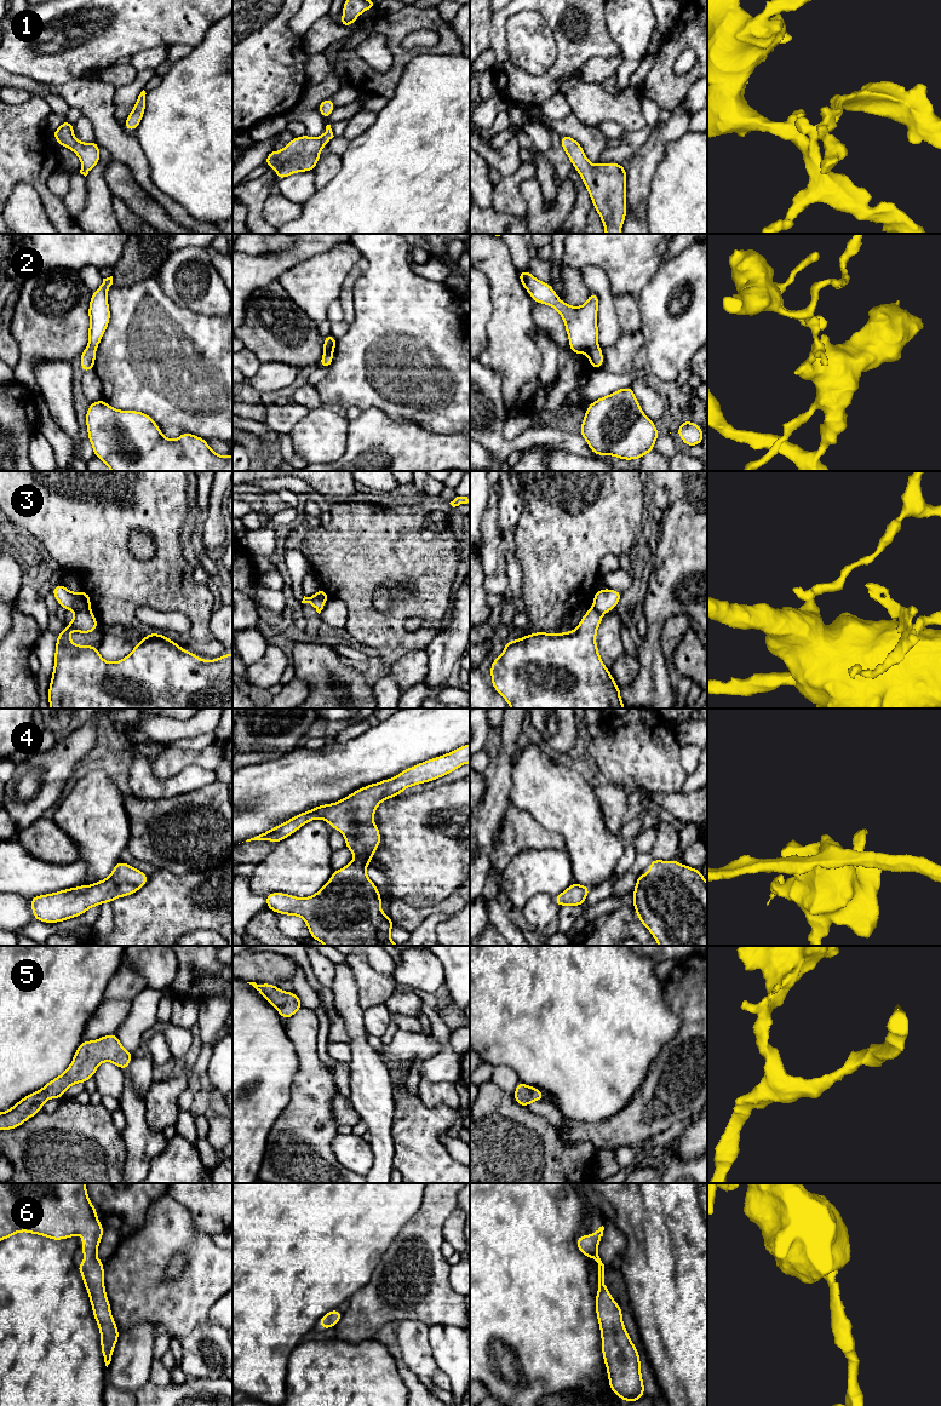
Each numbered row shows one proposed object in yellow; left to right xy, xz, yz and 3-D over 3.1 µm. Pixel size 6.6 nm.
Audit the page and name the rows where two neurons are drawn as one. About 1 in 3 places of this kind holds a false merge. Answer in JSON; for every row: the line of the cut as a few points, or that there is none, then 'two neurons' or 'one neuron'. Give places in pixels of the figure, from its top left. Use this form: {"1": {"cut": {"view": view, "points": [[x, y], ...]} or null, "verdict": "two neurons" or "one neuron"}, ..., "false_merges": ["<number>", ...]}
{"1": {"cut": null, "verdict": "one neuron"}, "2": {"cut": {"view": "yz", "points": [[597, 344], [587, 353]]}, "verdict": "two neurons"}, "3": {"cut": {"view": "xy", "points": [[90, 607], [75, 612]]}, "verdict": "two neurons"}, "4": {"cut": null, "verdict": "one neuron"}, "5": {"cut": null, "verdict": "one neuron"}, "6": {"cut": null, "verdict": "one neuron"}, "false_merges": ["2", "3"]}

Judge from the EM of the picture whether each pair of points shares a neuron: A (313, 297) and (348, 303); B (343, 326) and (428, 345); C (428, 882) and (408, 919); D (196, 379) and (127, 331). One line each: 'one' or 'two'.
A: two
B: two
C: two
D: one

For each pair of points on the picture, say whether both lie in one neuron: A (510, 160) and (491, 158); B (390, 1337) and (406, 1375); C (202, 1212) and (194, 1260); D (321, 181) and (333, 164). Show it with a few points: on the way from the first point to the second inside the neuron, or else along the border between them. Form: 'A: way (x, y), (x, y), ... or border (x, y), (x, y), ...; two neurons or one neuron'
A: way (505, 160), (495, 159); one neuron
B: way (392, 1347), (400, 1365); one neuron
C: border (185, 1206), (195, 1228), (210, 1237); two neurons
D: way (322, 177), (330, 167); one neuron

